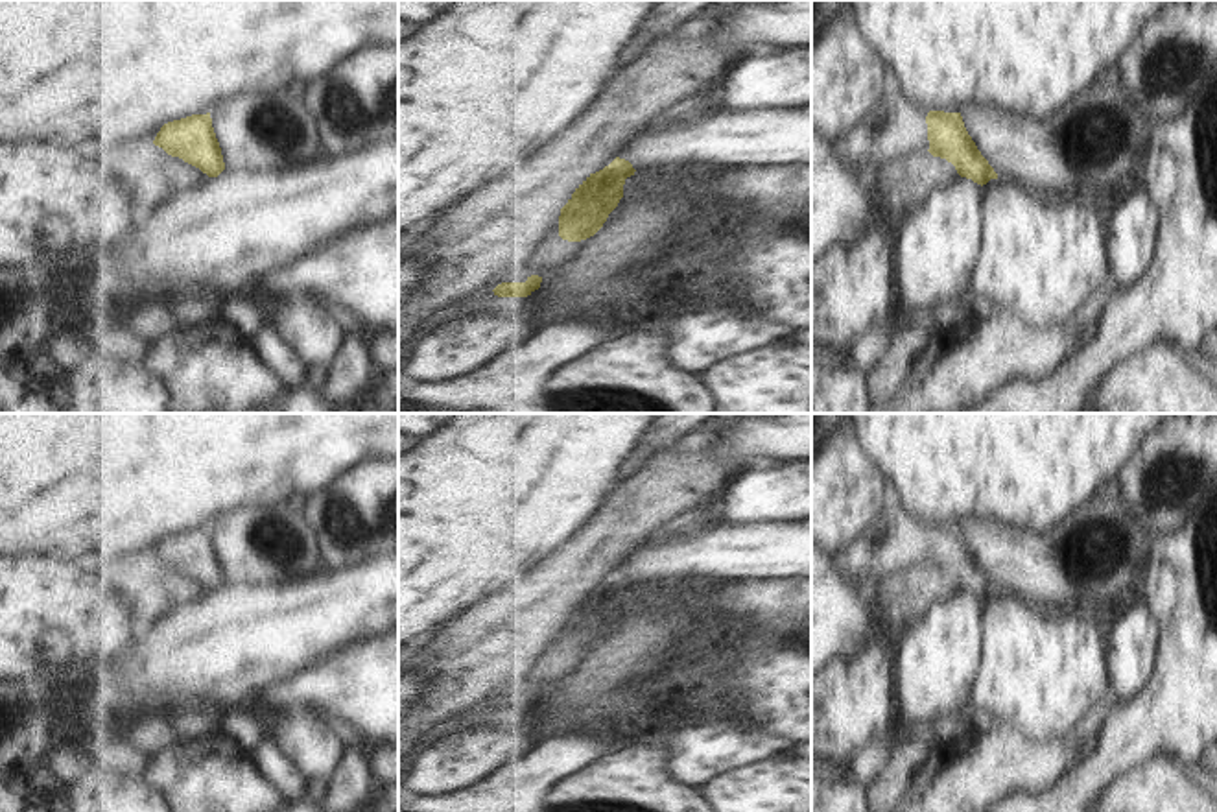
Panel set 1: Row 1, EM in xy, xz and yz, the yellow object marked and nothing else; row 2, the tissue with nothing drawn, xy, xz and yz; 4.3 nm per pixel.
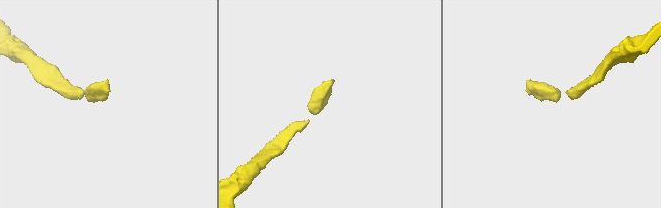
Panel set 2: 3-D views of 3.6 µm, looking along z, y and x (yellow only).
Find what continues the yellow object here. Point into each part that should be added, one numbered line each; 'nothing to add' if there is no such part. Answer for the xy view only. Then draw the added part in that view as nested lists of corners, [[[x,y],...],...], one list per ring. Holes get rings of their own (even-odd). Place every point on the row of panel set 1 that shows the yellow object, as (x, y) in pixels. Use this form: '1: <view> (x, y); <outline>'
nothing to add

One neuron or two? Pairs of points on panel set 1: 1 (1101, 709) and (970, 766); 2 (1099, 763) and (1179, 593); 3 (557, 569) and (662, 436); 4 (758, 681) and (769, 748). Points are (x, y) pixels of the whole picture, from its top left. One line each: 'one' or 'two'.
1: one
2: one
3: two
4: two

